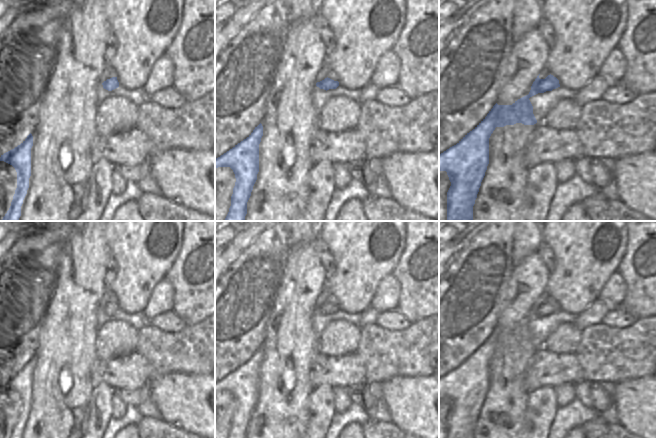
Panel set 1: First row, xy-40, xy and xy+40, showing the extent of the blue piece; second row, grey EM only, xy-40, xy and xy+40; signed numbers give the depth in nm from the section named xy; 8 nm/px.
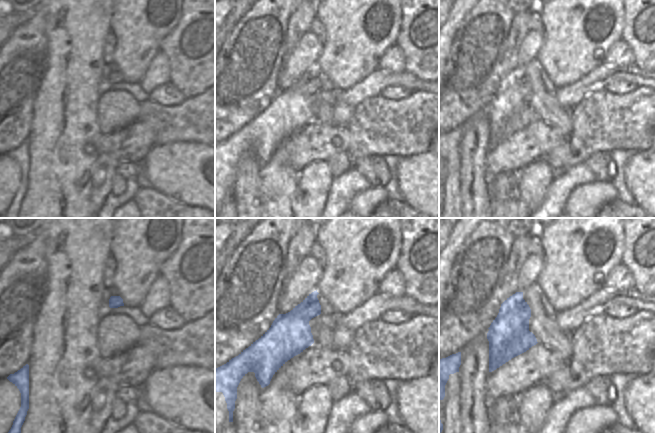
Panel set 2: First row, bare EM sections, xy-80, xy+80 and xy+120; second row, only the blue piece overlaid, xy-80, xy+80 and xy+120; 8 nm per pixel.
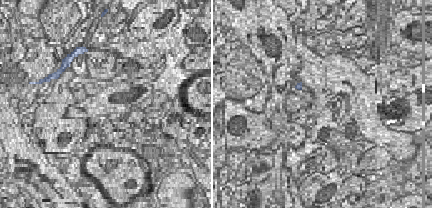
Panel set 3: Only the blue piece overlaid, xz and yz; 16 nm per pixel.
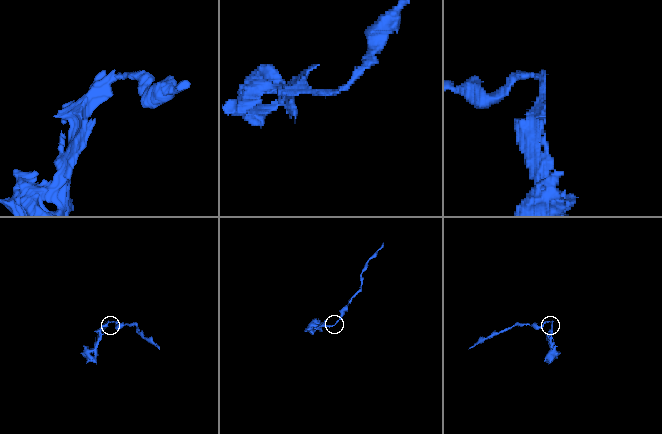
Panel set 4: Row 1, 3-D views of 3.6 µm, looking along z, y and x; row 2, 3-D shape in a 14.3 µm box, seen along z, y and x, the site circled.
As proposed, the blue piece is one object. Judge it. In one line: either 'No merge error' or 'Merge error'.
Merge error.

